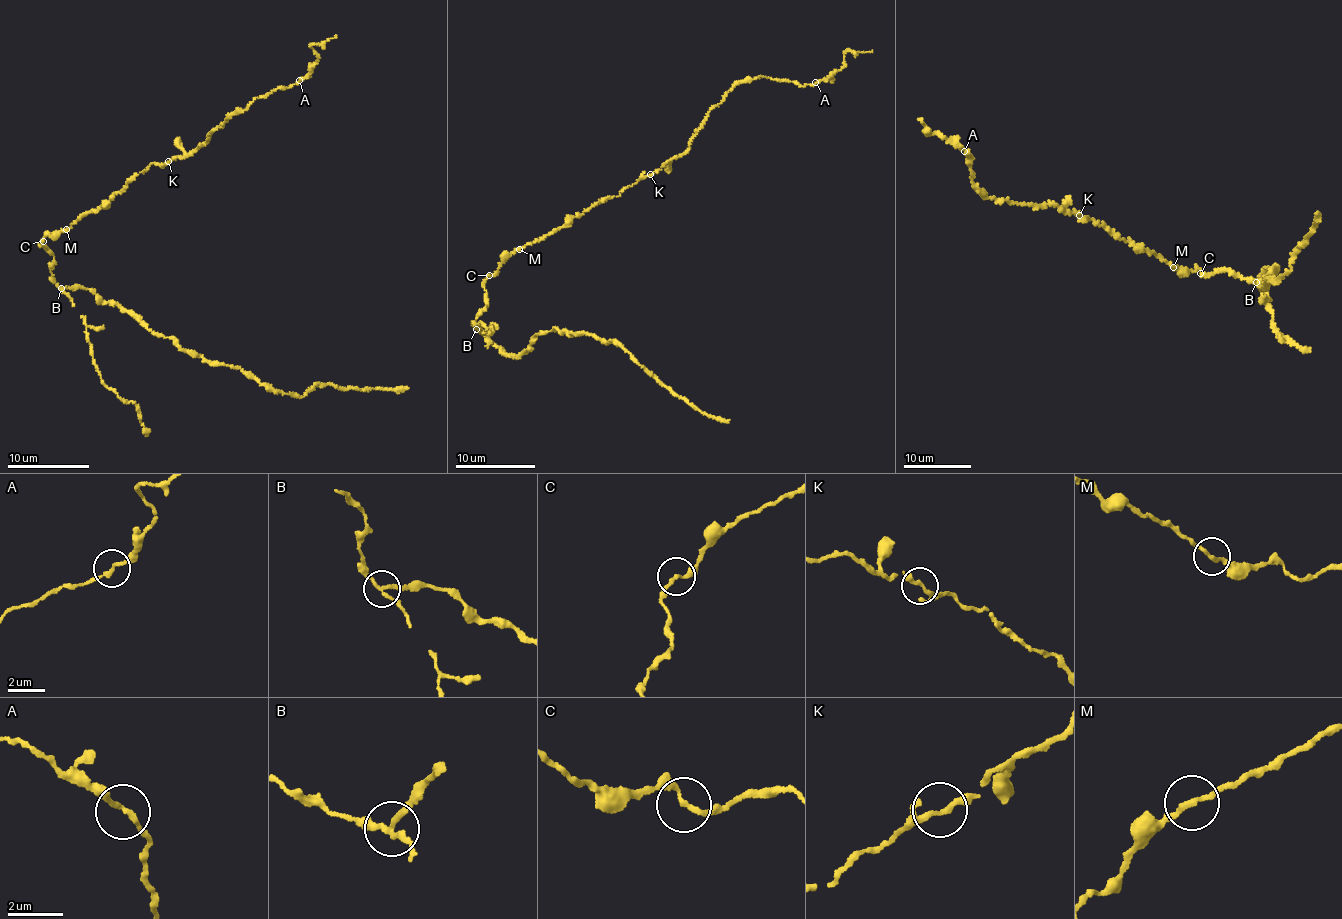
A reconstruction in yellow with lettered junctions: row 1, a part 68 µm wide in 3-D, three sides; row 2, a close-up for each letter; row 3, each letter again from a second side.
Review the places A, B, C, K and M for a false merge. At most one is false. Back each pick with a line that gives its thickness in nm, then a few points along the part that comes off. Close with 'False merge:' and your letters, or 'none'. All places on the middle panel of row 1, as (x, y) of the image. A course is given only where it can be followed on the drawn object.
B: calibre 170 nm; course (477, 328), (505, 354), (518, 356), (536, 334), (555, 327), (612, 341), (703, 412), (730, 419)
False merge: B

